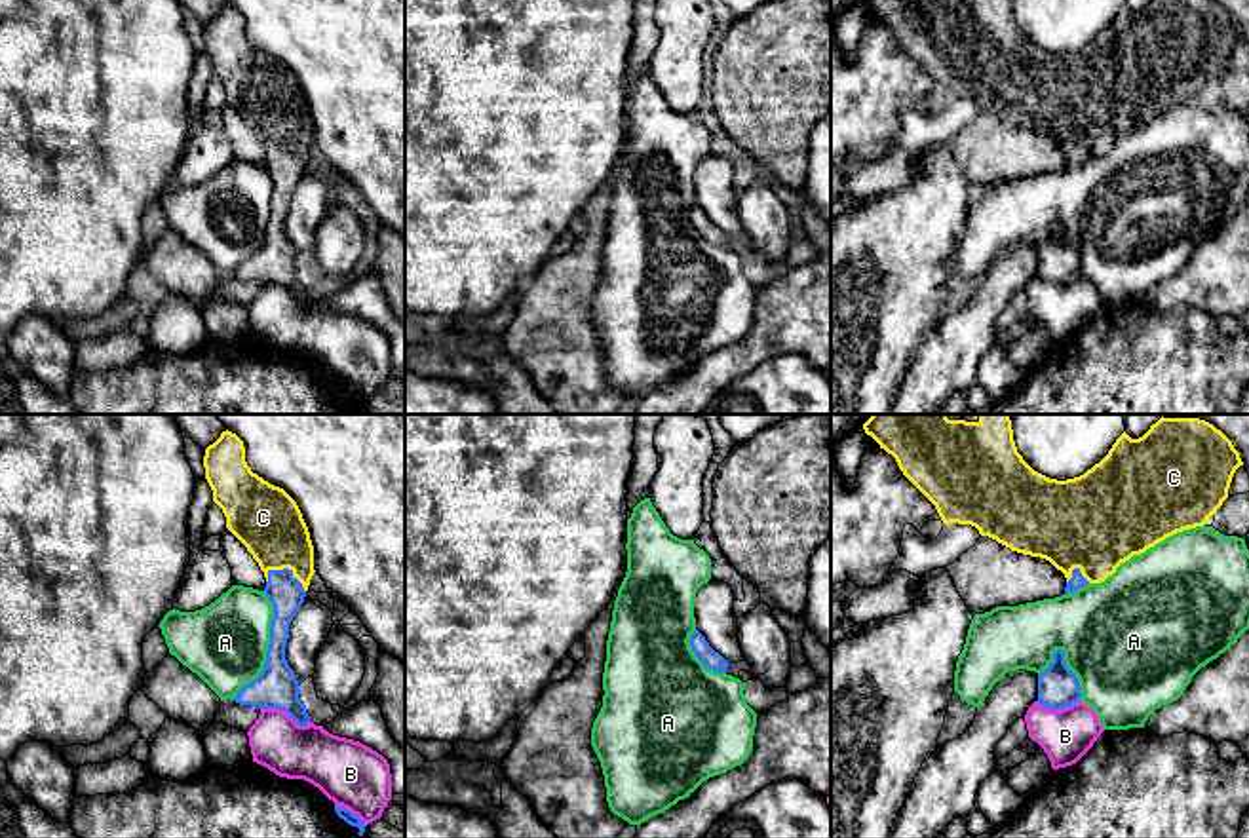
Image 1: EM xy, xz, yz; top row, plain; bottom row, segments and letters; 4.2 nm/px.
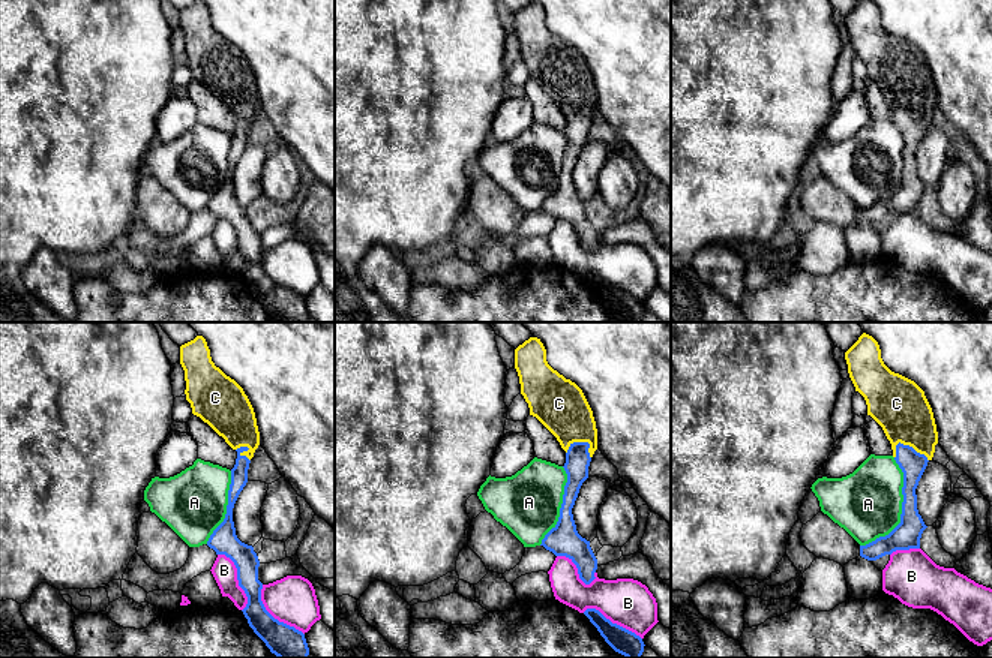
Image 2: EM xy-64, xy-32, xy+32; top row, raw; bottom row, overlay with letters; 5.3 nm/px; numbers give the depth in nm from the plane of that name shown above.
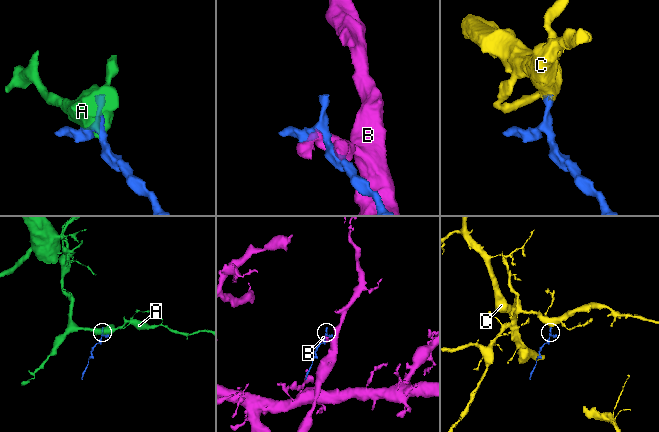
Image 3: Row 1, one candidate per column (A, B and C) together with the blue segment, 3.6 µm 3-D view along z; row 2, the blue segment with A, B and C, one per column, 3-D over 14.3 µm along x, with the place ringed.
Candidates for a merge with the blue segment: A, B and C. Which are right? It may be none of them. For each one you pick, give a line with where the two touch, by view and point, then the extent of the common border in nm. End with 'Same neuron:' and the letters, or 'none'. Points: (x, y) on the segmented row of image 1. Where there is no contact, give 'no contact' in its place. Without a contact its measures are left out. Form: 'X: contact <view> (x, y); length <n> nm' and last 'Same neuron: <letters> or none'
C: contact xy (289, 571); length 190 nm
Same neuron: C

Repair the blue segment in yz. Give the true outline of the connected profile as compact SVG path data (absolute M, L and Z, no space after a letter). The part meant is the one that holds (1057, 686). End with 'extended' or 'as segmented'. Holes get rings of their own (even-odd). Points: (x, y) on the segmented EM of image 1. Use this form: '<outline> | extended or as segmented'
M1055 650L1049 667L1038 675L1038 703L1061 711L1082 697L1078 676L1066 667L1065 652Z | as segmented

